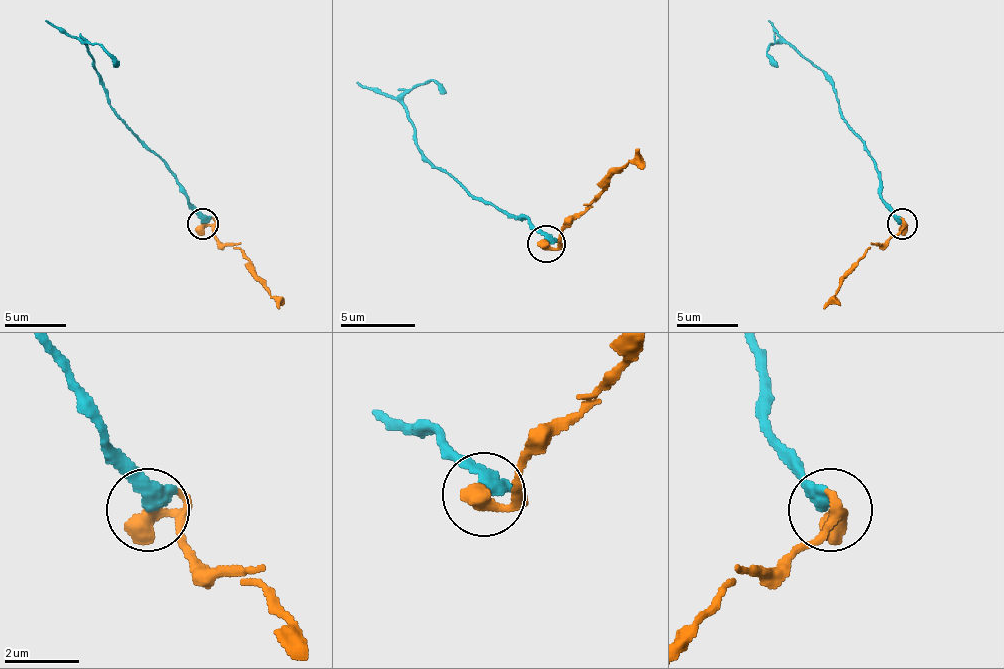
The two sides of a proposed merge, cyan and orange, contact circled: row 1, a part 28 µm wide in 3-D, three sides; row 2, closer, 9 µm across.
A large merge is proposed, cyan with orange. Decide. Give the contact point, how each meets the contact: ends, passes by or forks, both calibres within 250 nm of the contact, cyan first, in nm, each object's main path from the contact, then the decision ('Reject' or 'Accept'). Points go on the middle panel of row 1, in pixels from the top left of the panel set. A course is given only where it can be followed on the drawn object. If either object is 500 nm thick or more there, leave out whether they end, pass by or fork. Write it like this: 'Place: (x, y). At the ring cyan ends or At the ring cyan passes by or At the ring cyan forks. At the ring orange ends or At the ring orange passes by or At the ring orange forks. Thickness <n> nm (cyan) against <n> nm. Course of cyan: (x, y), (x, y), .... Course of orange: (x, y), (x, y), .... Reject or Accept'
Place: (546, 243). Thickness 460 nm (cyan) against 550 nm. Course of cyan: (547, 243), (528, 220), (514, 217), (469, 194), (447, 172), (424, 157), (402, 98), (428, 79), (443, 94). Course of orange: (547, 243), (554, 246), (569, 224), (640, 150). Accept

